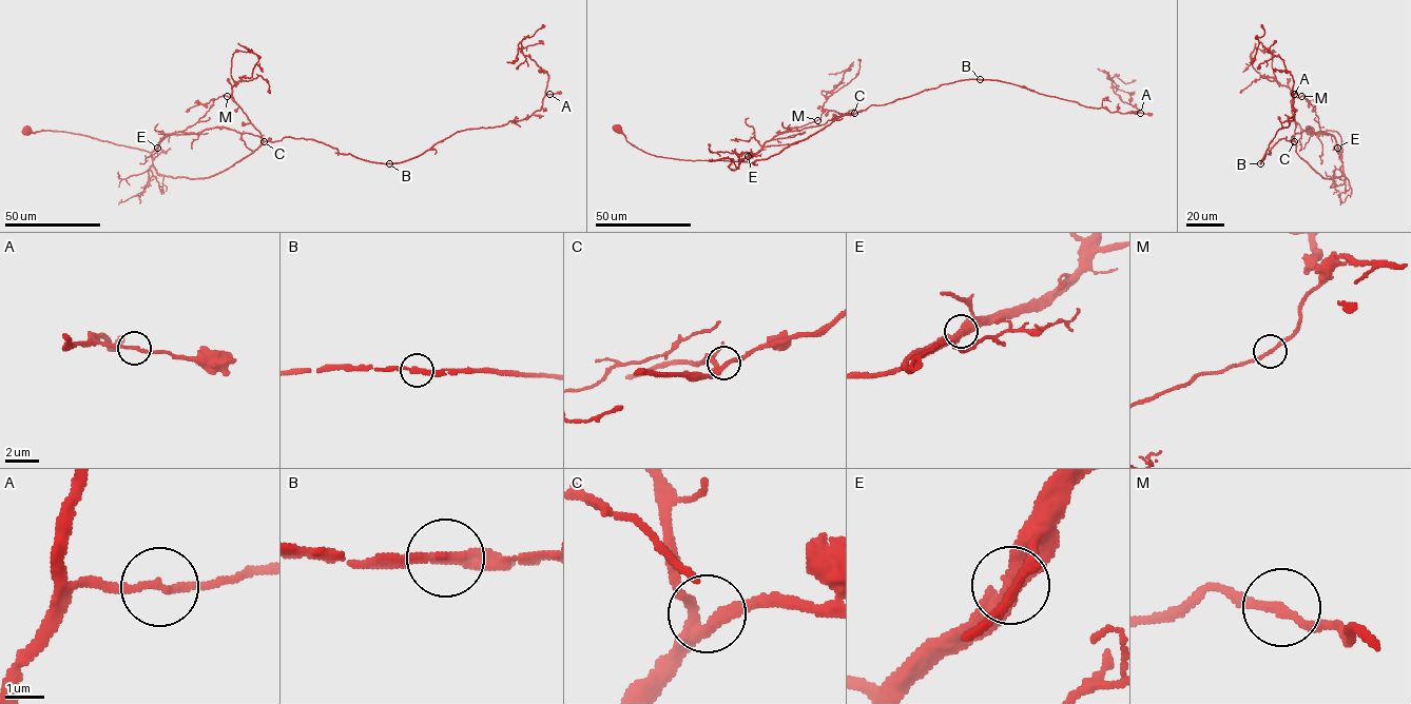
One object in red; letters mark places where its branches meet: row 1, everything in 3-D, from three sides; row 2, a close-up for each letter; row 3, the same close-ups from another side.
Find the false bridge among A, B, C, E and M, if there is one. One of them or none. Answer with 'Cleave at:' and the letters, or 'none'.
Cleave at: none

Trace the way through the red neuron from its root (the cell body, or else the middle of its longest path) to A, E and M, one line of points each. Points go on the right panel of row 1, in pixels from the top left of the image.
A: (1311, 130), (1340, 135), (1340, 177), (1320, 175), (1287, 137), (1260, 163), (1278, 130), (1293, 120), (1294, 94)
E: (1311, 130), (1336, 132), (1341, 137), (1341, 152), (1337, 147)
M: (1311, 130), (1340, 135), (1340, 177), (1323, 177), (1296, 151), (1291, 101), (1301, 96)

